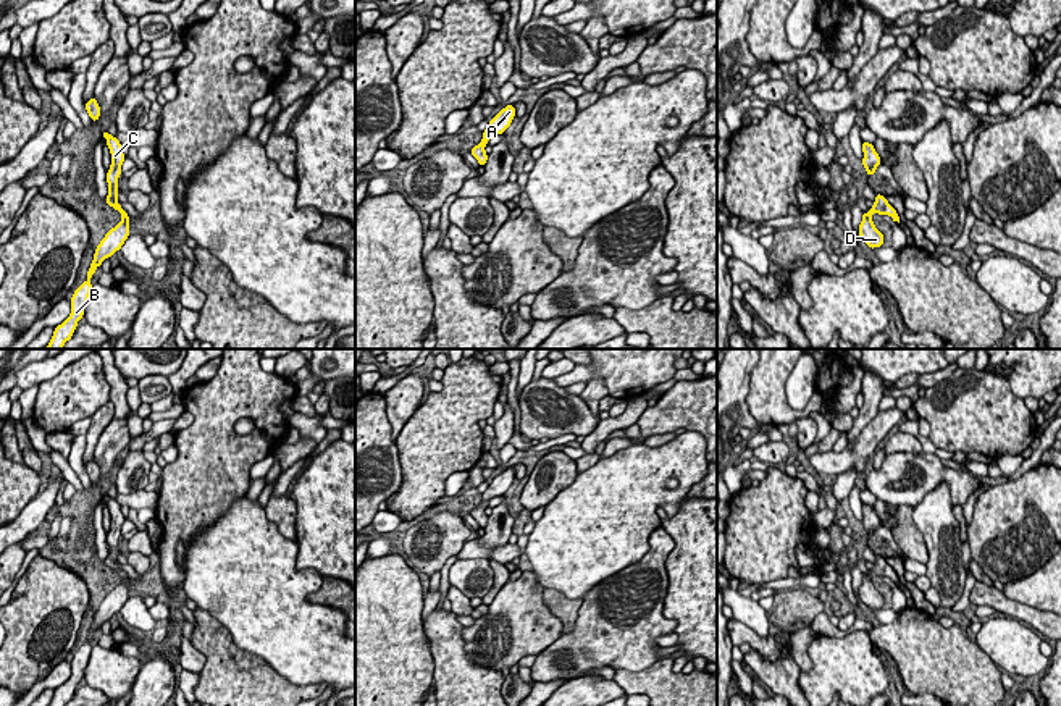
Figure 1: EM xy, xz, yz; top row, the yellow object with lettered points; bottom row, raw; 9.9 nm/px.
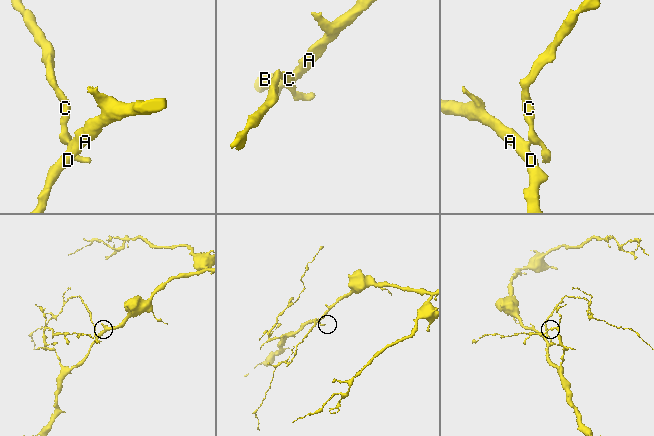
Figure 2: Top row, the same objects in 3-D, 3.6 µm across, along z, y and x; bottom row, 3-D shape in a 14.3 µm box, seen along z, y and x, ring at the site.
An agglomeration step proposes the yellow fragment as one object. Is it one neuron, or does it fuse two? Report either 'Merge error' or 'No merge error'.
No merge error

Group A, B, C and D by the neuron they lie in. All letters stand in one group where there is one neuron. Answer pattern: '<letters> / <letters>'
A B C D

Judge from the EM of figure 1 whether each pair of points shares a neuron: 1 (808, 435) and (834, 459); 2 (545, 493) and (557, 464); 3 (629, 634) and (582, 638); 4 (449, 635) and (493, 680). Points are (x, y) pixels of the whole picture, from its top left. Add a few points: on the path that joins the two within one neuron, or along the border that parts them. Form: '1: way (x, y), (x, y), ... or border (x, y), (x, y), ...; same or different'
1: border (816, 451), (808, 458); different
2: way (548, 487), (556, 470); same
3: way (617, 634), (593, 638); same
4: way (449, 650), (478, 680); same

